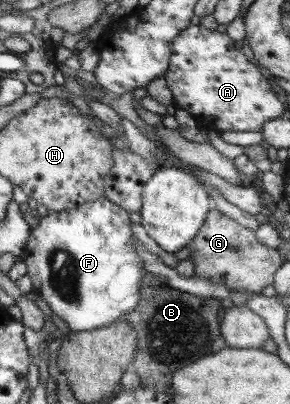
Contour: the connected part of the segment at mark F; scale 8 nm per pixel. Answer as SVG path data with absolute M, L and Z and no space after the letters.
M98 198L91 202L85 202L85 204L78 206L76 209L67 209L59 212L48 211L46 216L38 217L37 227L30 230L27 244L24 247L23 254L25 255L22 257L22 260L26 266L26 275L30 278L32 284L32 291L36 292L47 303L51 312L55 313L67 324L69 330L77 332L100 329L102 326L122 318L123 314L133 310L139 304L139 282L141 282L141 278L147 272L144 270L143 262L140 261L140 255L136 254L136 250L132 249L134 238L130 231L130 224L128 211L123 210L107 198Z

